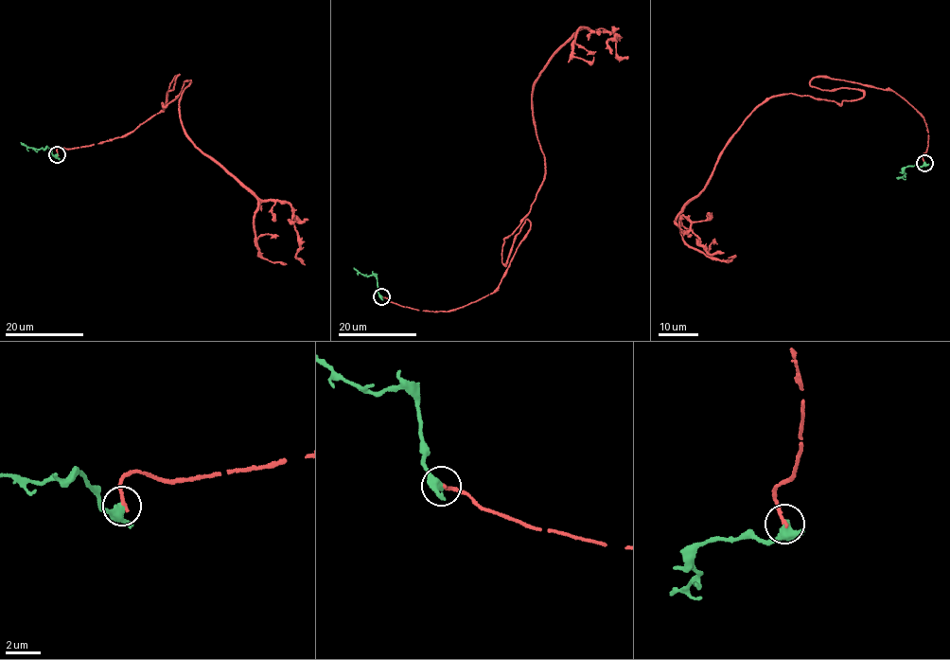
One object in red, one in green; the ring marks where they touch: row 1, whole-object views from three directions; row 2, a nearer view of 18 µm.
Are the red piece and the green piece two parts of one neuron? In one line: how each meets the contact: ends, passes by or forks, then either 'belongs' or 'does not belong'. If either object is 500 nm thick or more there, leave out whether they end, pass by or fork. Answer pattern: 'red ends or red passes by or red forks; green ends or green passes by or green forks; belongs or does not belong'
red ends; green passes by; does not belong

